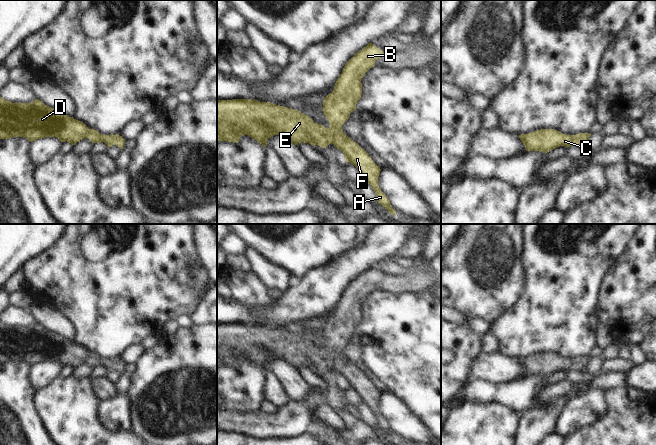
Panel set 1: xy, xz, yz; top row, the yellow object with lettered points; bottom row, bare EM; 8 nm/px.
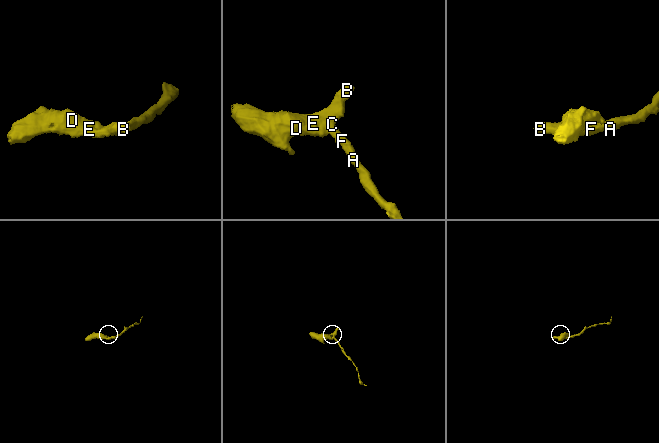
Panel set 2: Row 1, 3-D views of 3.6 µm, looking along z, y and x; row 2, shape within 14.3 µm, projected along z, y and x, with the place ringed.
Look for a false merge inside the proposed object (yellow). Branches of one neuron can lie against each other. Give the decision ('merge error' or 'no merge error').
no merge error

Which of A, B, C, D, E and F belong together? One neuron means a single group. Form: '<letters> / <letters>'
A B C D E F

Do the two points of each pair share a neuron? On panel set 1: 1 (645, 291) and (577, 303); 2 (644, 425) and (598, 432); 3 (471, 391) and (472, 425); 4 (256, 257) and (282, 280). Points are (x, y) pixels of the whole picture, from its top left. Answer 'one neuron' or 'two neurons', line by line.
1: two neurons
2: one neuron
3: two neurons
4: one neuron

